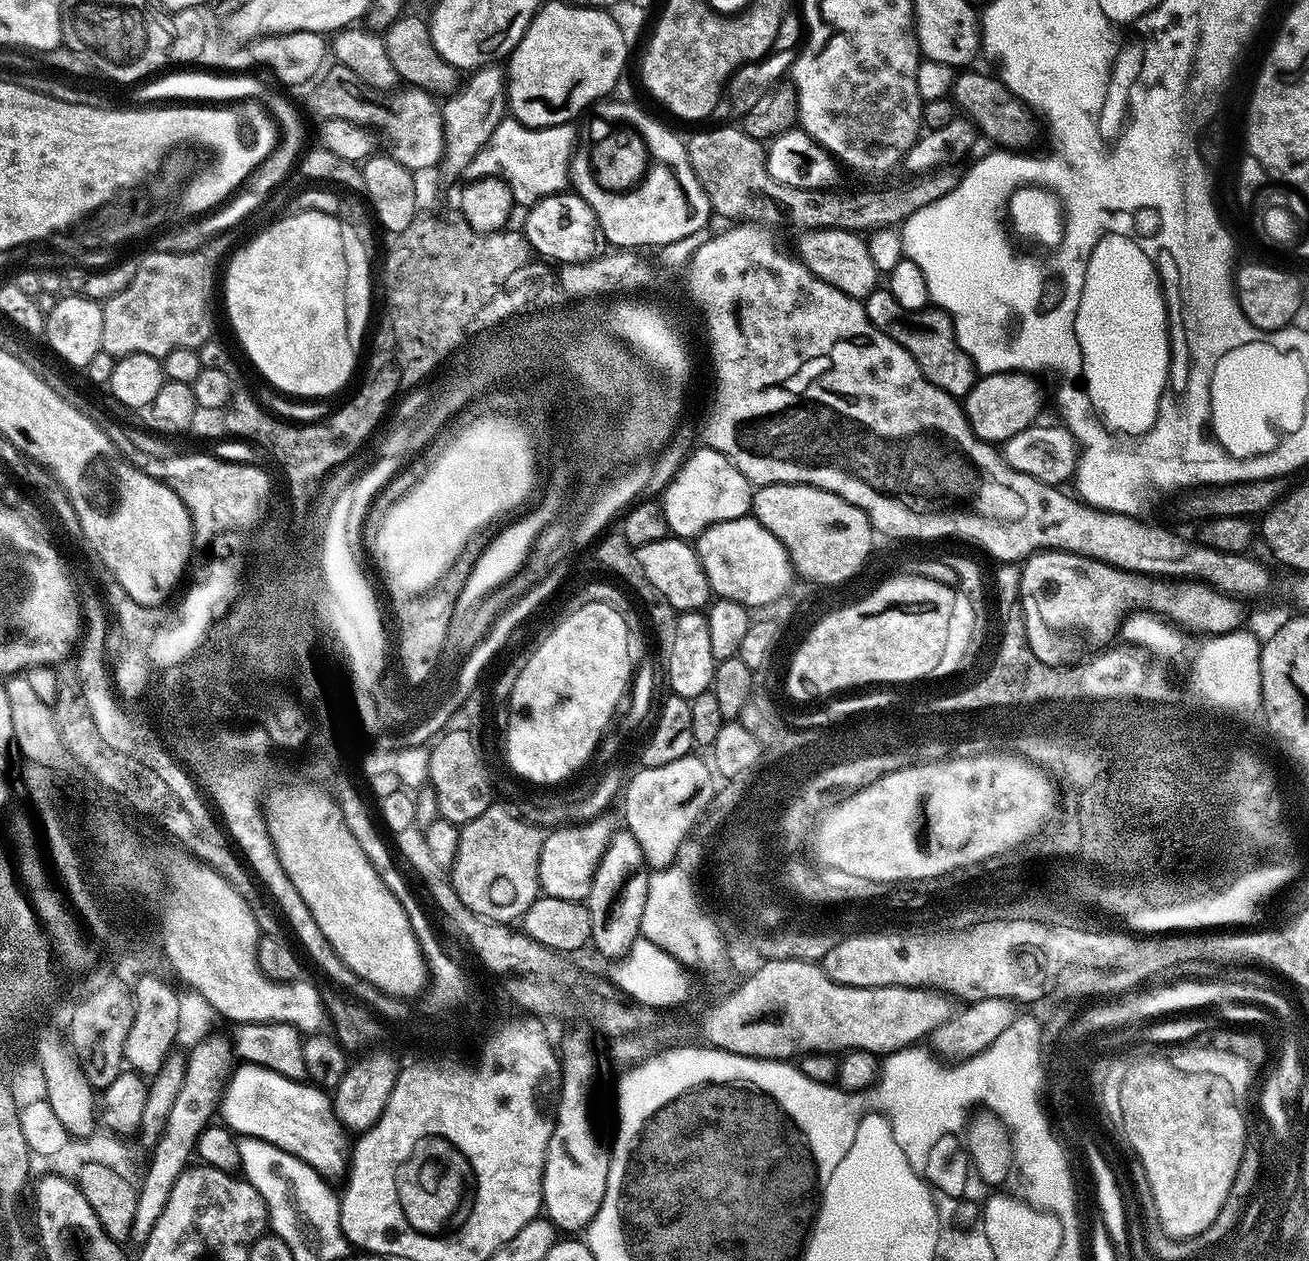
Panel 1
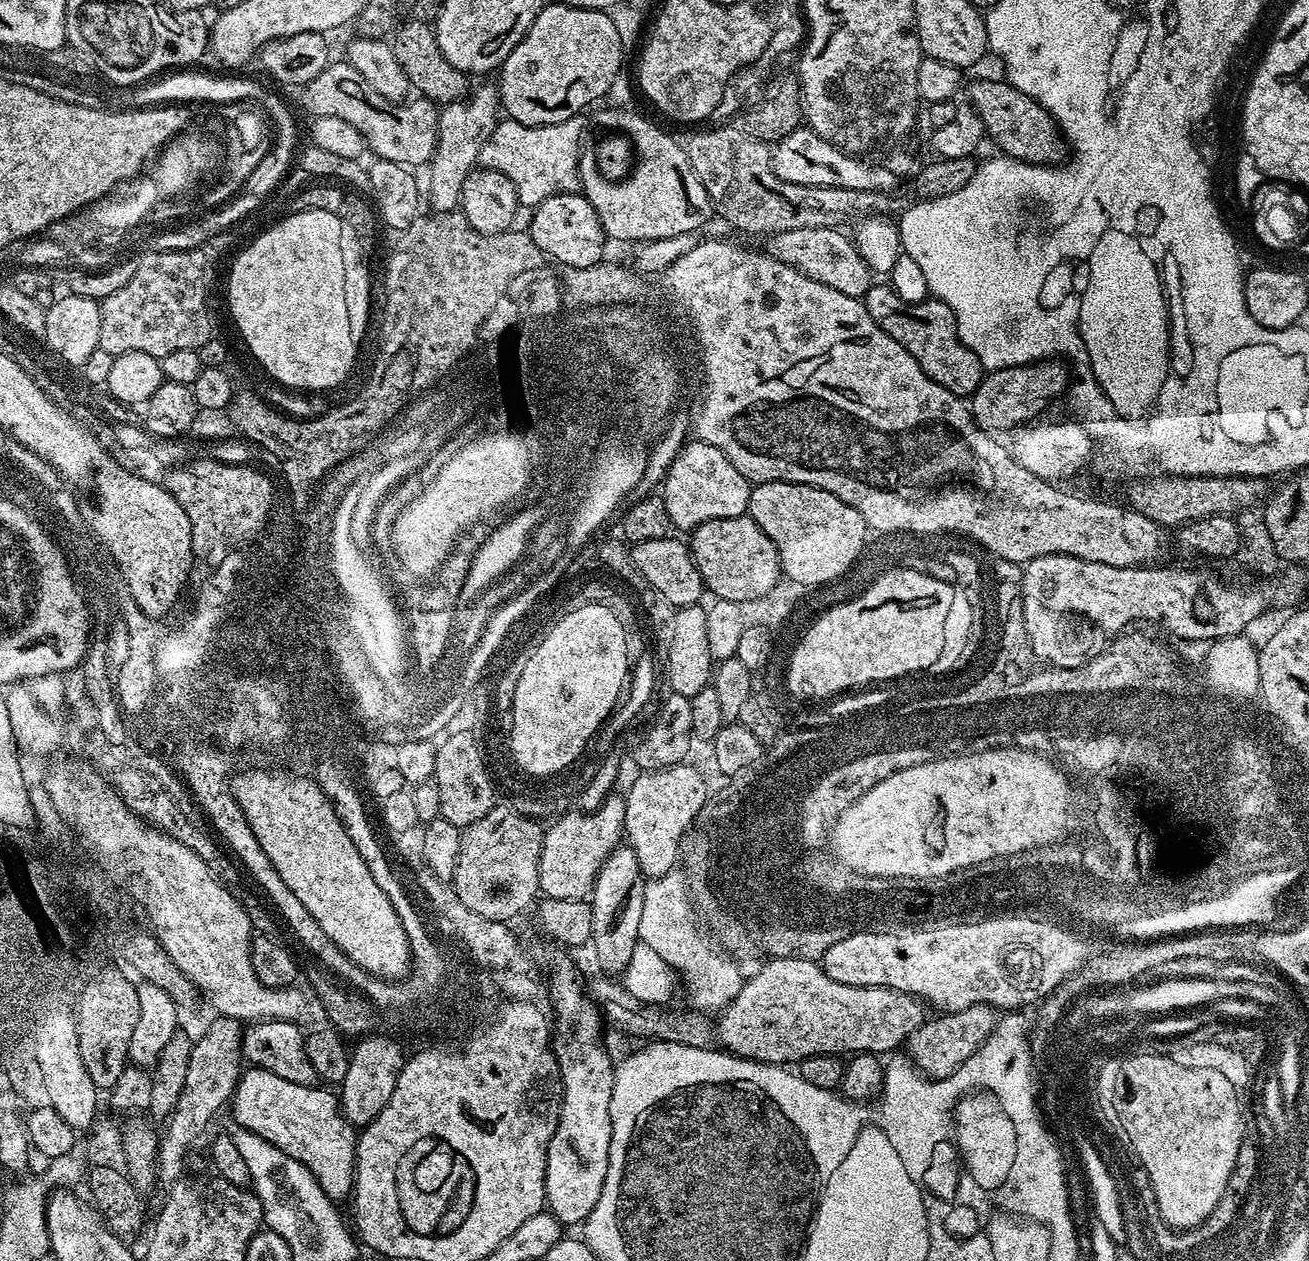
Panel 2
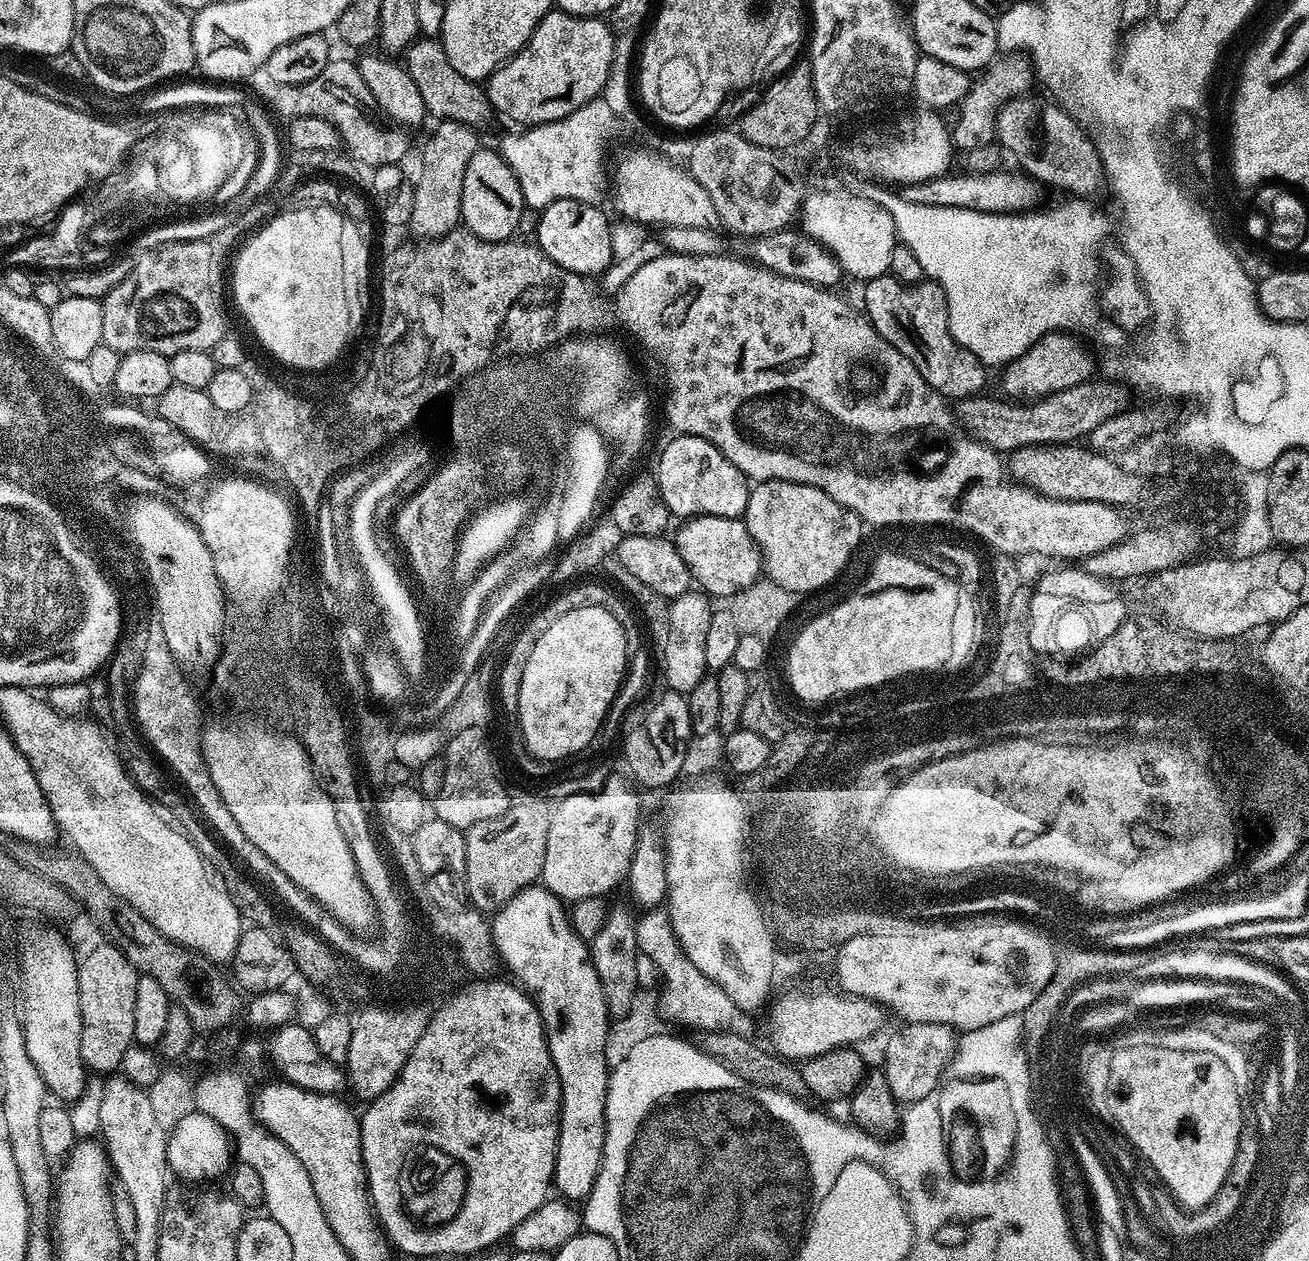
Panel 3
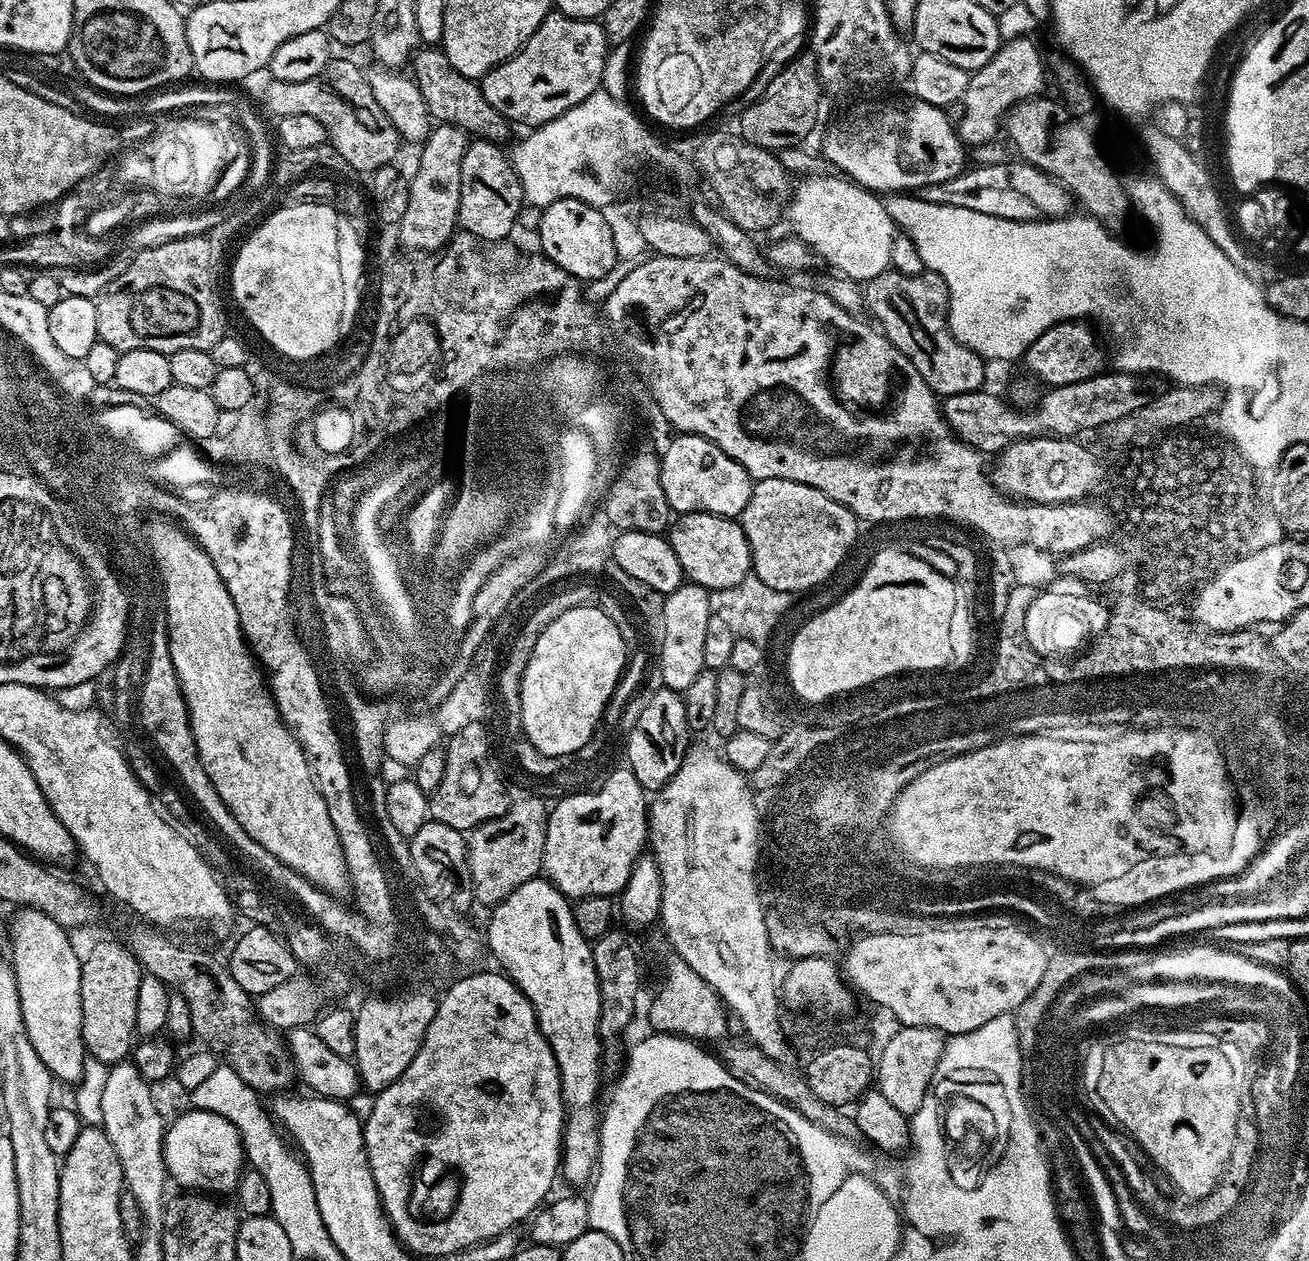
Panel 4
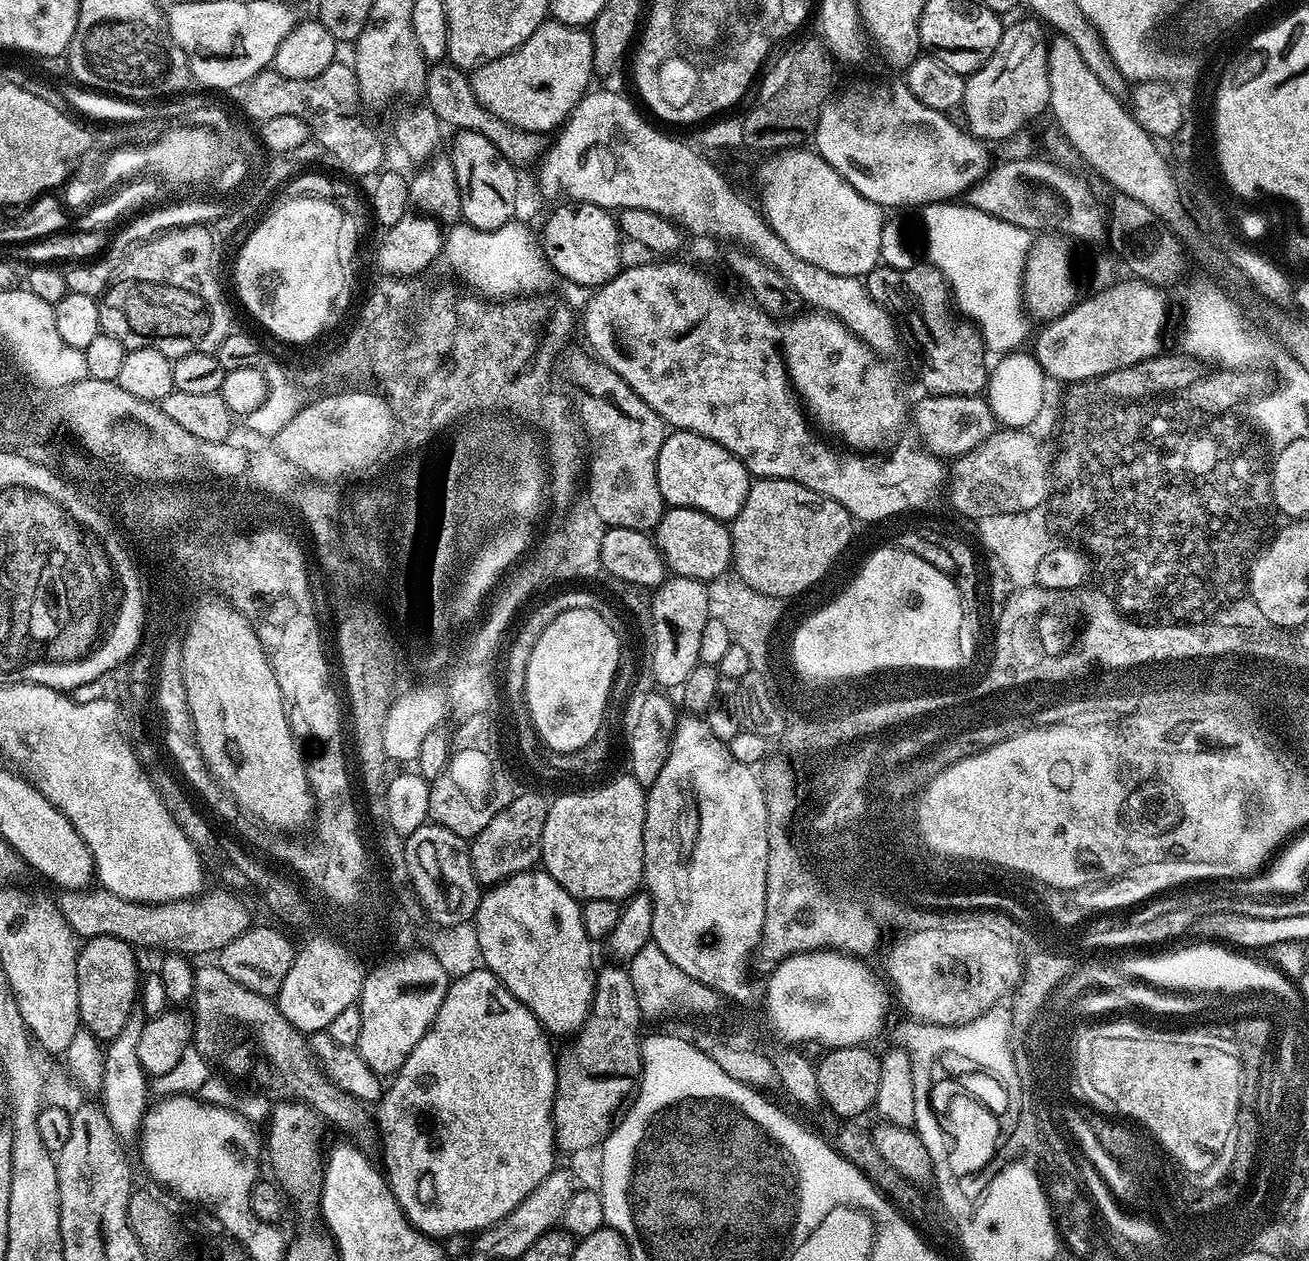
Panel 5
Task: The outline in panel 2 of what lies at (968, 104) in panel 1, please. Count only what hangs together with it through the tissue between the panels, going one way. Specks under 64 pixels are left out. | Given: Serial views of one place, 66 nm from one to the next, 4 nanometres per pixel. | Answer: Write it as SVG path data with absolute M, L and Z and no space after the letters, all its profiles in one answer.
M976 80L968 88L967 103L982 118L987 139L992 139L1000 147L997 149L1013 160L1025 164L1059 165L1063 161L1060 159L1066 156L1066 141L1056 119L1038 100L1000 80Z

